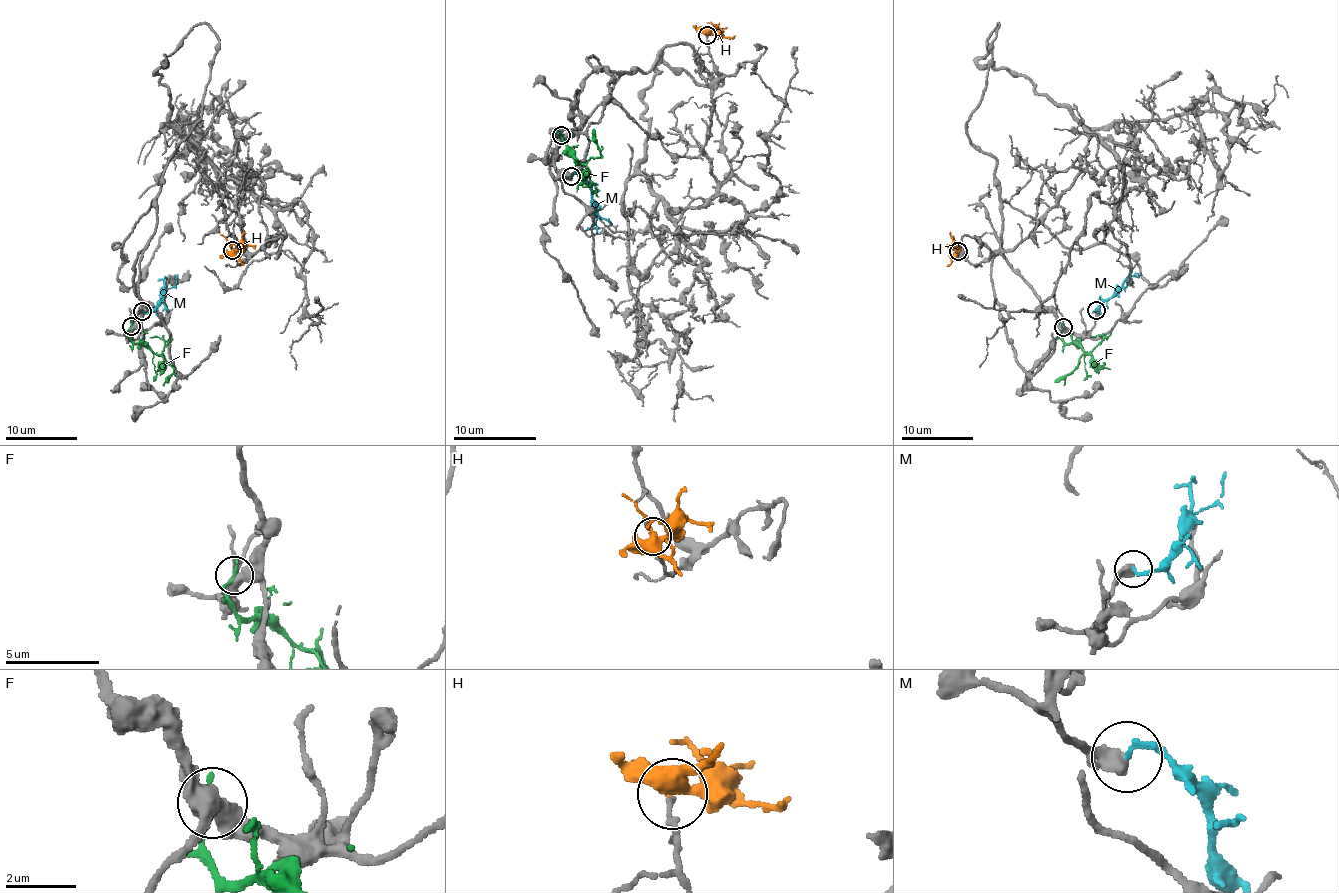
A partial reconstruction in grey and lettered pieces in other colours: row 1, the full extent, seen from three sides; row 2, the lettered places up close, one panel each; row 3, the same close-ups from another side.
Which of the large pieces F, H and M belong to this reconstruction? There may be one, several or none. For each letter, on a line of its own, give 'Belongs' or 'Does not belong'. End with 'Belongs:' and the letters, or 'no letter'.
F: Does not belong
H: Does not belong
M: Does not belong
Belongs: no letter

